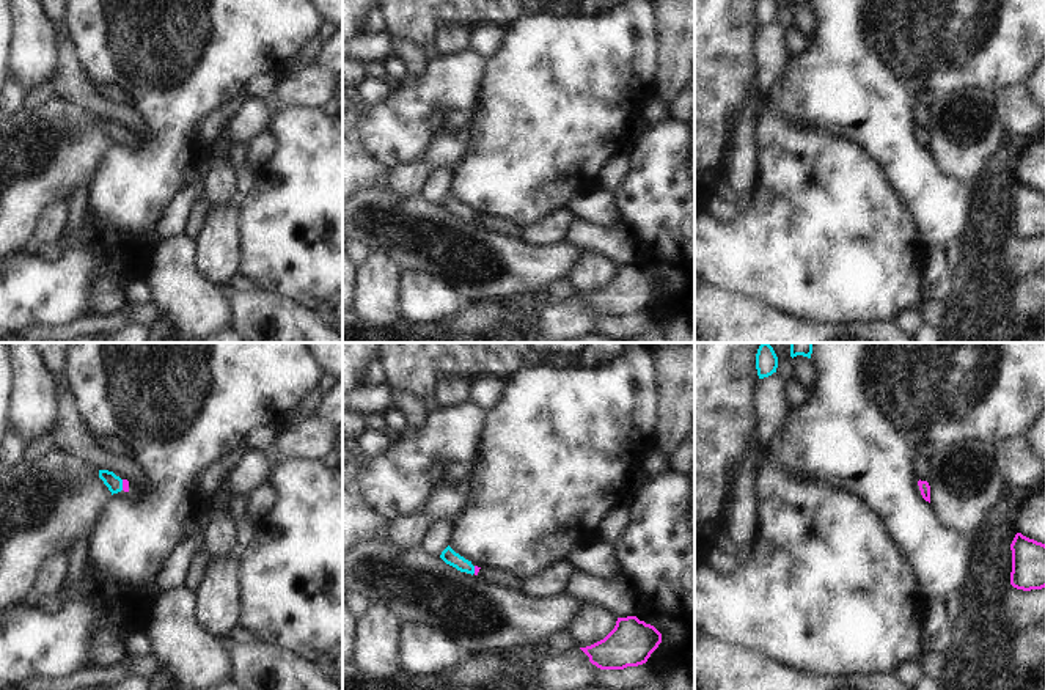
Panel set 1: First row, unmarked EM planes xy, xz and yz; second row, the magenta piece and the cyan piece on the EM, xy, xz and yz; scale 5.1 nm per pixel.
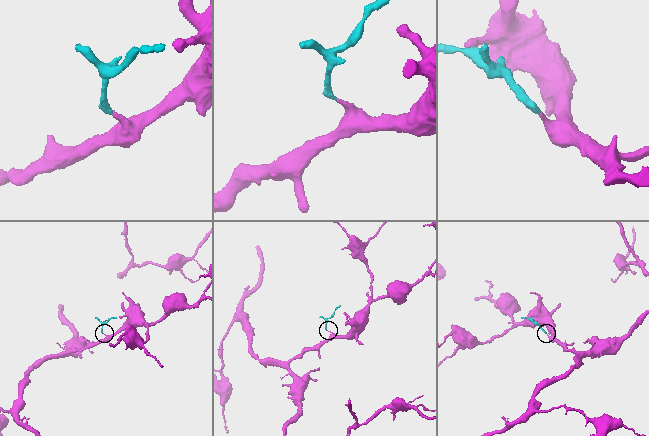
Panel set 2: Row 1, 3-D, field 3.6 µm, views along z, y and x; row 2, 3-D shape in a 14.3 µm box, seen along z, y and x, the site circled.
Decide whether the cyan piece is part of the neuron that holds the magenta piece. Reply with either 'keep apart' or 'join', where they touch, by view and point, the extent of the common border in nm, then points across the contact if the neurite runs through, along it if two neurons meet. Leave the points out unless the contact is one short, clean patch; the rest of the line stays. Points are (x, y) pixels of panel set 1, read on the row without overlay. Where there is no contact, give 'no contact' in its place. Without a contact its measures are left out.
join; contact xy (123, 132); length 60 nm; way xy (124, 129), (123, 132), (115, 132), (110, 128)

